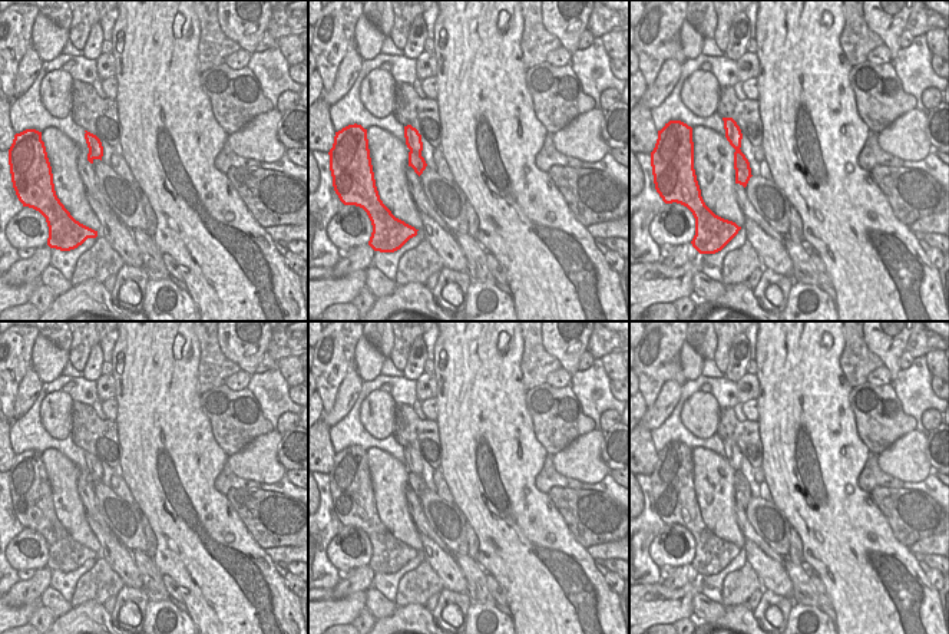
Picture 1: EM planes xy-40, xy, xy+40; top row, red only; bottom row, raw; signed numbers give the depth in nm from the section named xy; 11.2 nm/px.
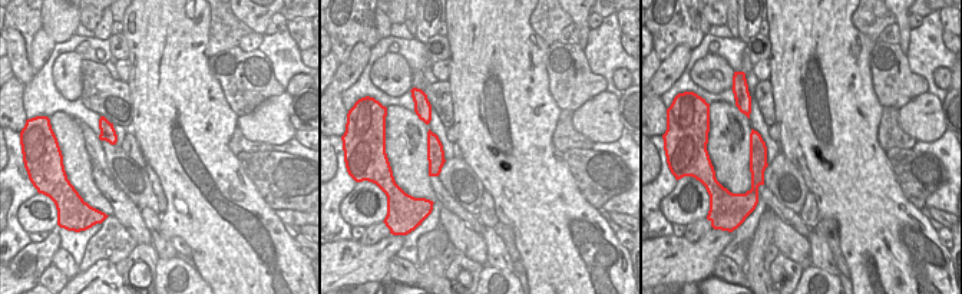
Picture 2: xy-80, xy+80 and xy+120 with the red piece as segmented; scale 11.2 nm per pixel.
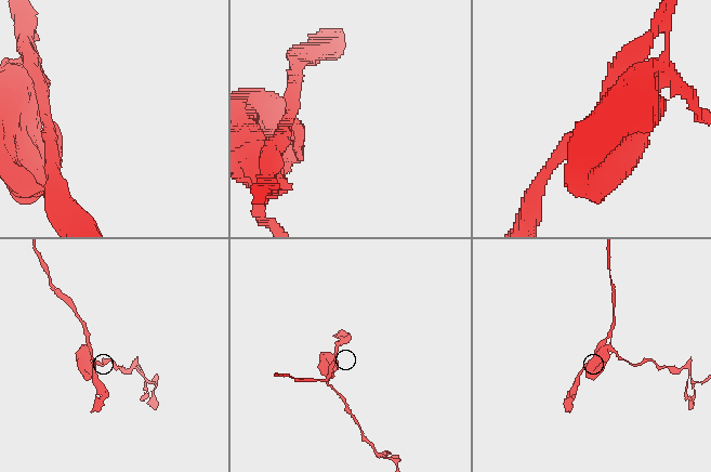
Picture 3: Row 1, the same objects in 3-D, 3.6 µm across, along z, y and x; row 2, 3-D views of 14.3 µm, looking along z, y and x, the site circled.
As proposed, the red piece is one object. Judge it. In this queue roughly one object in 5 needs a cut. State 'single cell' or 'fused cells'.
fused cells

